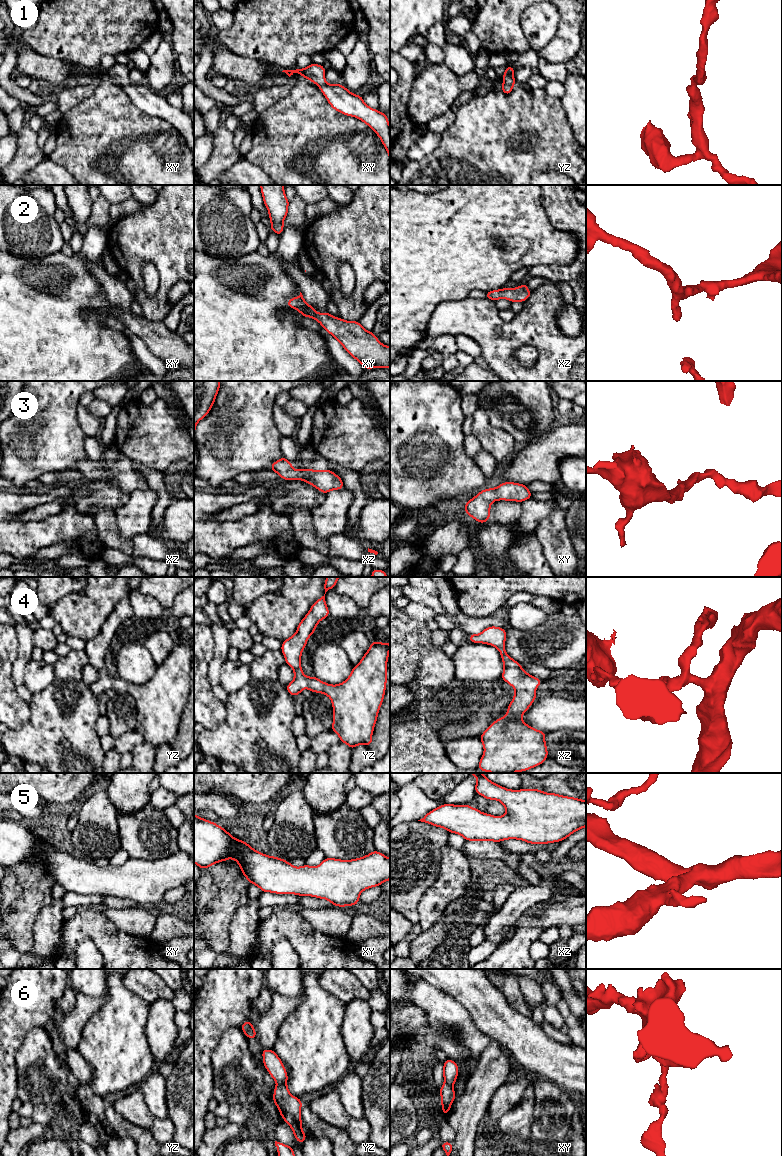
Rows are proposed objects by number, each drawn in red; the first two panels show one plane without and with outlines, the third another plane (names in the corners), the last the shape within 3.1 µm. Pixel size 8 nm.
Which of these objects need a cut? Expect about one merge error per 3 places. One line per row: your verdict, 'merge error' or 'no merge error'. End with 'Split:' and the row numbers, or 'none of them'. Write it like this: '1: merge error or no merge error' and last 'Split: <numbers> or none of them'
1: no merge error
2: no merge error
3: no merge error
4: no merge error
5: no merge error
6: merge error
Split: 6

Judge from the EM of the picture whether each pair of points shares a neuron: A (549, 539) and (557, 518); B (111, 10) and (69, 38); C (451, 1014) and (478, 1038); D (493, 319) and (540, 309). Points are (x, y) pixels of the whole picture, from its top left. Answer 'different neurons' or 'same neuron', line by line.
A: same neuron
B: same neuron
C: same neuron
D: same neuron

